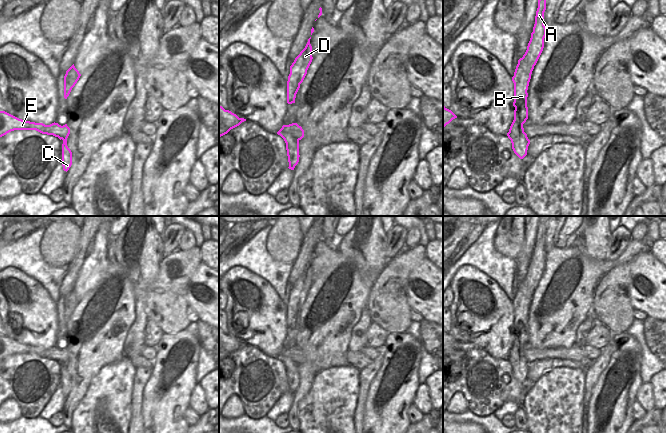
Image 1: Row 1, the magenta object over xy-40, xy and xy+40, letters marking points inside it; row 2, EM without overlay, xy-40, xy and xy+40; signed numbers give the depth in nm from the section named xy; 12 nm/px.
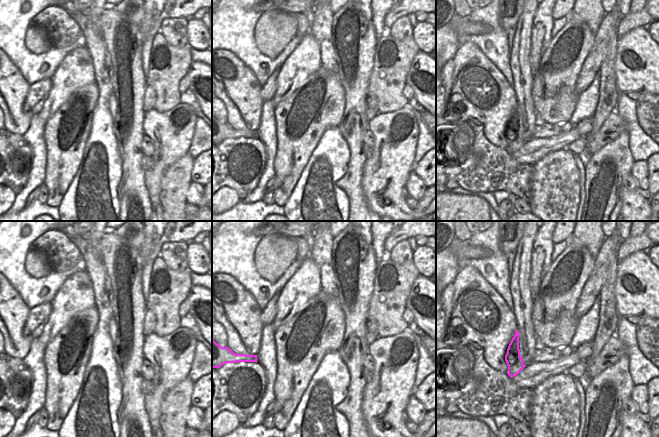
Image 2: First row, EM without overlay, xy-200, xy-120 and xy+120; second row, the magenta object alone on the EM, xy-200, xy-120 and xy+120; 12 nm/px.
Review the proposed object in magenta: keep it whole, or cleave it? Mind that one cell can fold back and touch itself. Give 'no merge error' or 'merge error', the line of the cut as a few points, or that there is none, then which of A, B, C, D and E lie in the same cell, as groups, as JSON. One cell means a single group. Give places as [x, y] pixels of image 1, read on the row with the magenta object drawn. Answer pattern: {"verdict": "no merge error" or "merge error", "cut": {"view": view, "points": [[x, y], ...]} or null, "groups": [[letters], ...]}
{"verdict": "merge error", "cut": {"view": "xy", "points": [[280, 135], [284, 133], [291, 134], [298, 140]]}, "groups": [["A", "B", "C", "D"], ["E"]]}

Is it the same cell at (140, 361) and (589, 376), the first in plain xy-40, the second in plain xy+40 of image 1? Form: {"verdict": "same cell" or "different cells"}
{"verdict": "different cells"}

